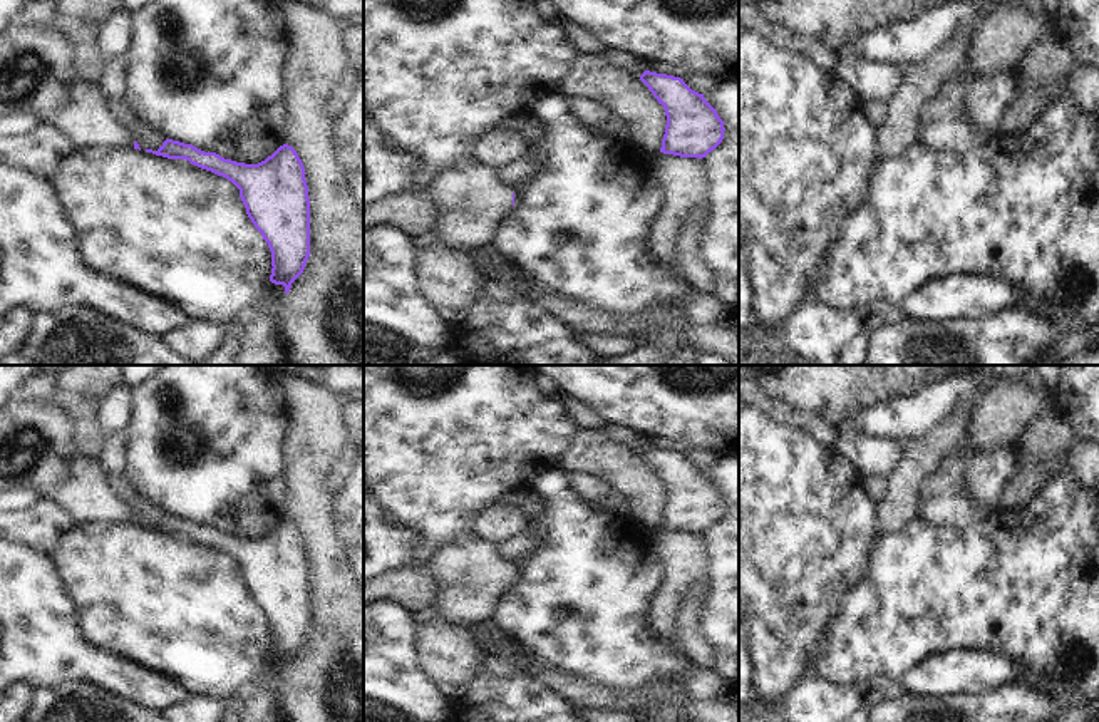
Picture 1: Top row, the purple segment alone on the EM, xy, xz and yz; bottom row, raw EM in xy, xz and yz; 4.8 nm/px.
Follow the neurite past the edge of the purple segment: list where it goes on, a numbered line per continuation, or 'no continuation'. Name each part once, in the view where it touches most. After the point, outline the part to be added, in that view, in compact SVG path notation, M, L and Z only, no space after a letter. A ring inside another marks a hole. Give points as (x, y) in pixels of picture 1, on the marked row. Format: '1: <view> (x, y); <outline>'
1: xz (469, 198); M472 156L444 168L429 191L441 216L441 241L472 253L489 248L498 221L513 208L513 189Z

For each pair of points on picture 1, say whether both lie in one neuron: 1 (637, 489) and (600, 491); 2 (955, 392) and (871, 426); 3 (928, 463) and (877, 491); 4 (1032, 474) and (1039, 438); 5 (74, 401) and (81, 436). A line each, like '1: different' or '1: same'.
1: different
2: same
3: different
4: same
5: same

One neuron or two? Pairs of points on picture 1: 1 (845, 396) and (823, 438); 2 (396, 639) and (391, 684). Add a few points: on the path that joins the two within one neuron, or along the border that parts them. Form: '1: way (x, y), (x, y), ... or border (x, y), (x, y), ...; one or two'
1: border (793, 407), (813, 411), (838, 429); two
2: way (391, 650), (391, 672); one

